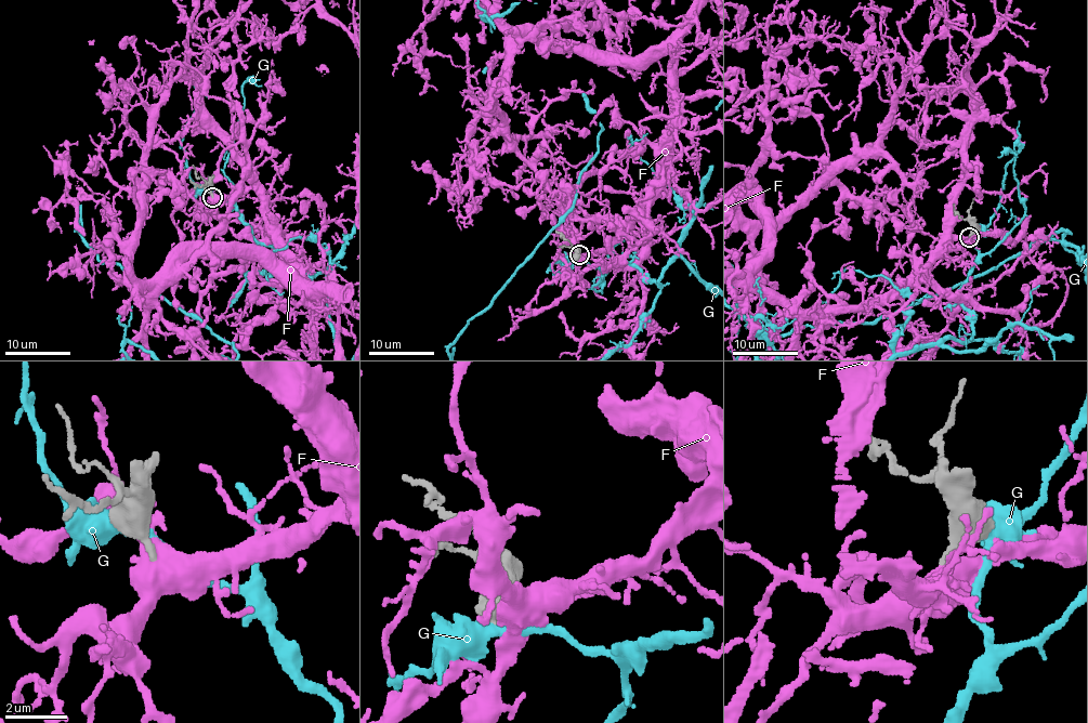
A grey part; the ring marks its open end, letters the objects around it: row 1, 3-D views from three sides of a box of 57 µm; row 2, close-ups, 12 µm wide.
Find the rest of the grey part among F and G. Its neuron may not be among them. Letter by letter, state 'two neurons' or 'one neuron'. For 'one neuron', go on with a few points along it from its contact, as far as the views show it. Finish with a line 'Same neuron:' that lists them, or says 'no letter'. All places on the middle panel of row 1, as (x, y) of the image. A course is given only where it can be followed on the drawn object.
F: one neuron
G: two neurons
Same neuron: F

